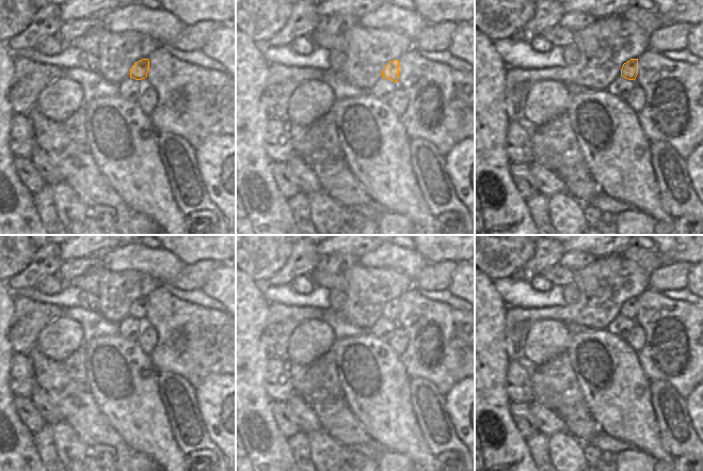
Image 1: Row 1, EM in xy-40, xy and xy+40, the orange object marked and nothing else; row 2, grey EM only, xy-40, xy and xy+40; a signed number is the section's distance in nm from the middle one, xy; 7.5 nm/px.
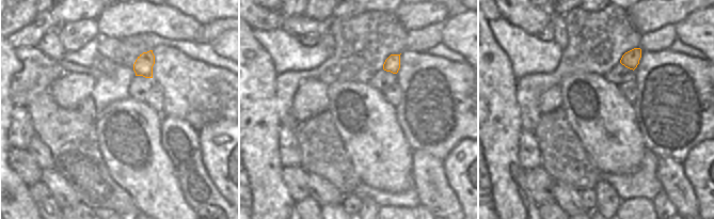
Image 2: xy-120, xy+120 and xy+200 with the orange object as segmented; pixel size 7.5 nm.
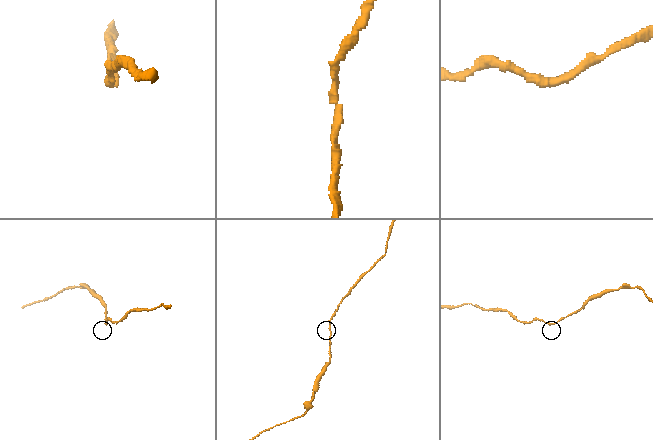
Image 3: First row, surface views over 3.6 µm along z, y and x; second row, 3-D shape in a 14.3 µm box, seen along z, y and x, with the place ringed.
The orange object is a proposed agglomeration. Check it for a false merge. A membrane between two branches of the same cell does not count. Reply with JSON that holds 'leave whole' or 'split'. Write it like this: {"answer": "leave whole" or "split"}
{"answer": "leave whole"}

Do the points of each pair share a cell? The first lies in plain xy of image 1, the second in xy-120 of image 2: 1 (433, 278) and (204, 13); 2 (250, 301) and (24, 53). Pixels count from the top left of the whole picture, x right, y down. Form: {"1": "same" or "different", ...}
{"1": "different", "2": "different"}

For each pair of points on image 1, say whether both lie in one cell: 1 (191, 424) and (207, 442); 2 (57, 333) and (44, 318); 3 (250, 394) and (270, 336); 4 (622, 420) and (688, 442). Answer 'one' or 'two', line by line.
1: one
2: two
3: two
4: two

